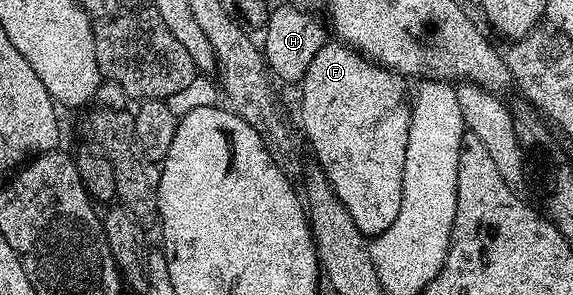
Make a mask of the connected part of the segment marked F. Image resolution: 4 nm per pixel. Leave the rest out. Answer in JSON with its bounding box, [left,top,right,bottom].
[298,40,412,236]

